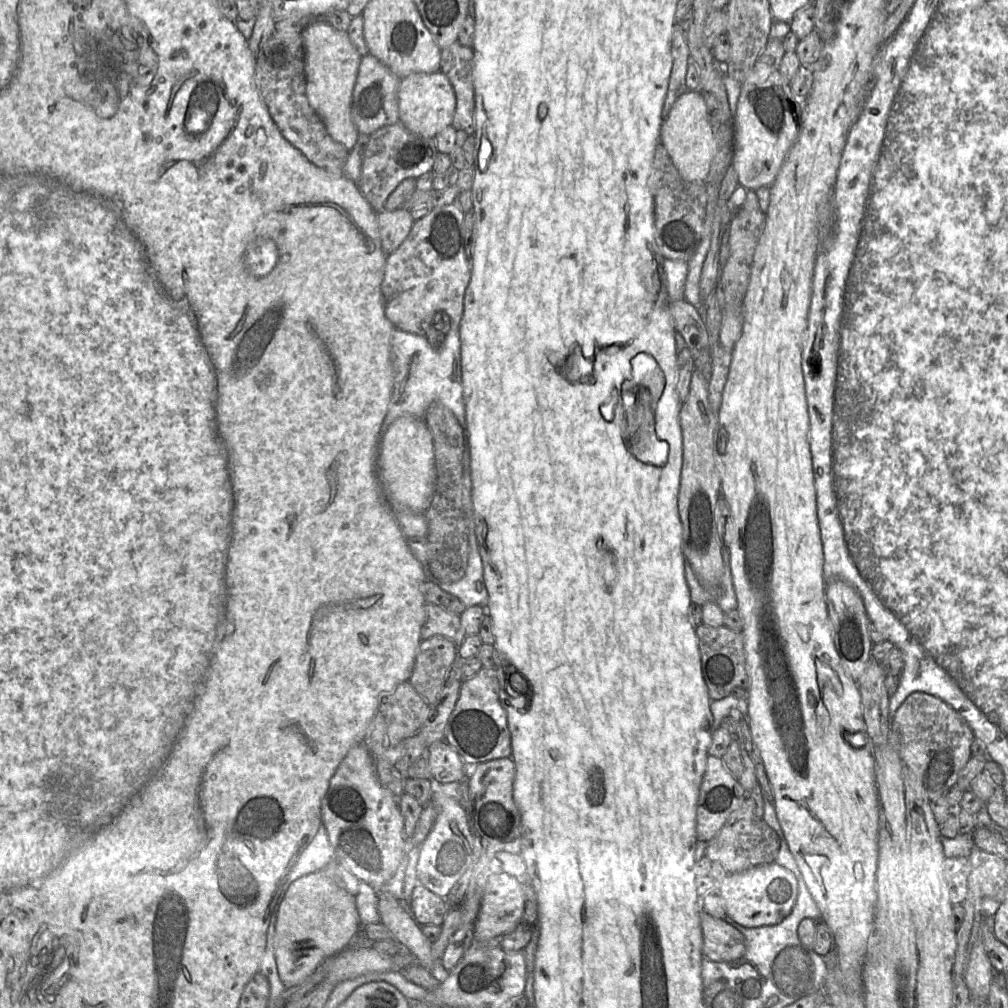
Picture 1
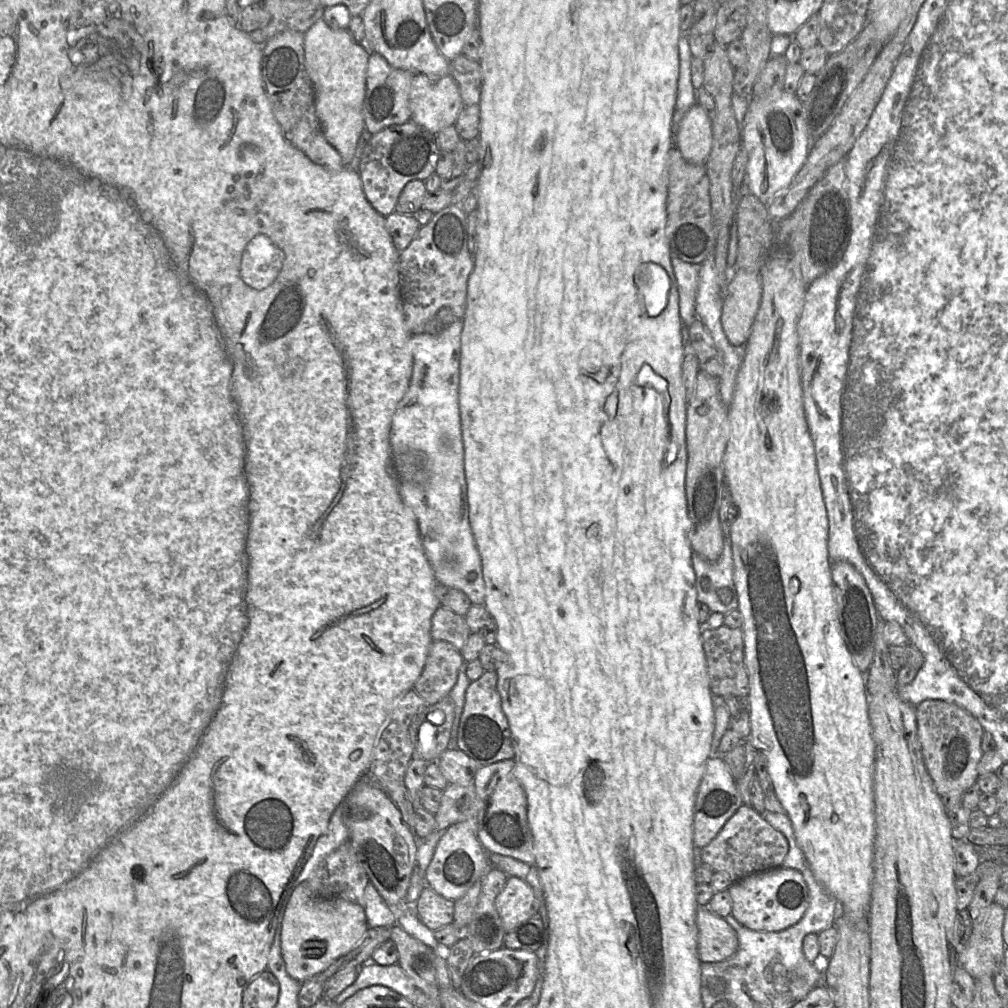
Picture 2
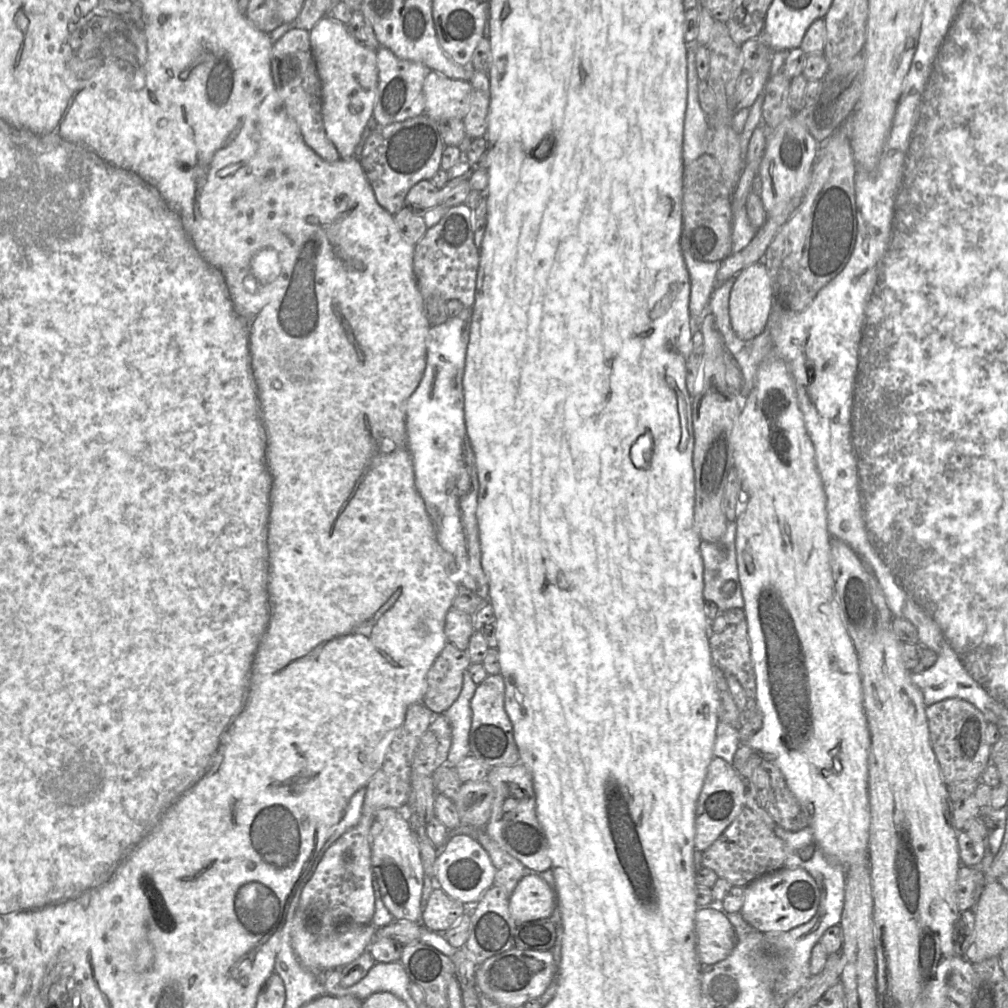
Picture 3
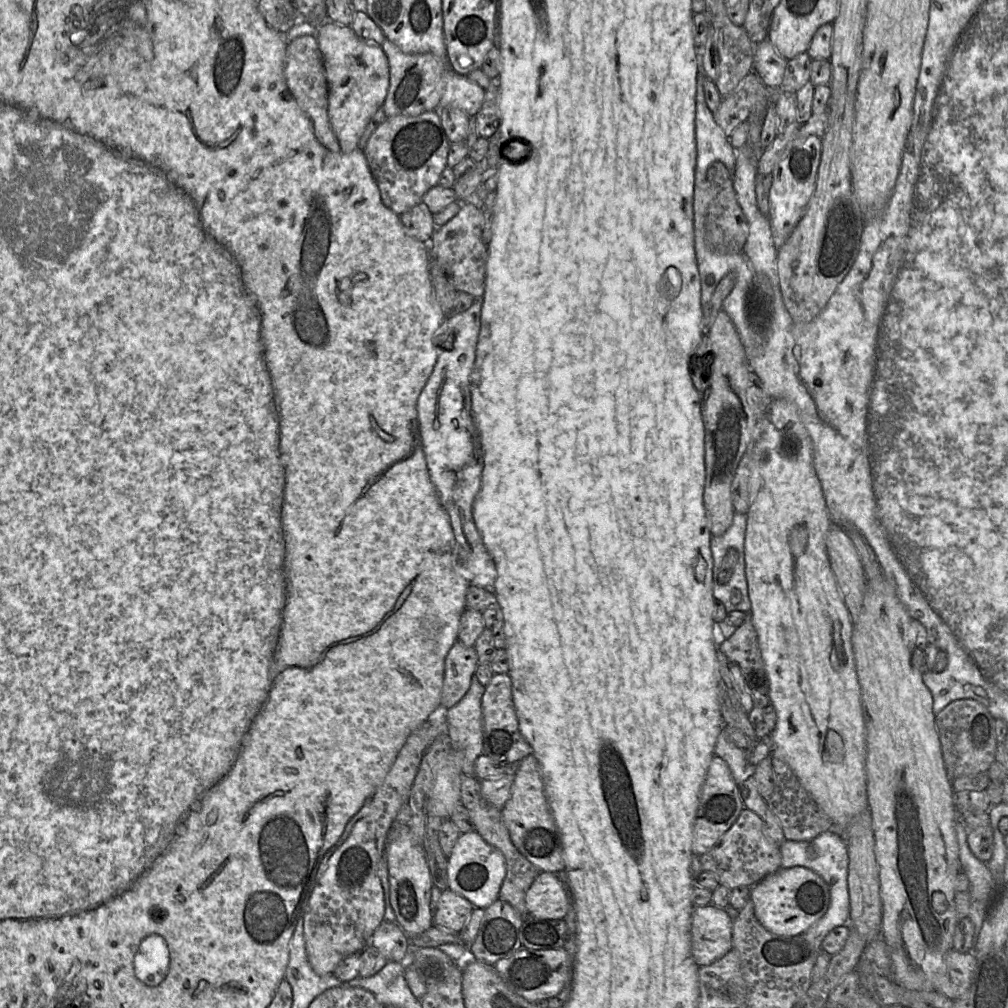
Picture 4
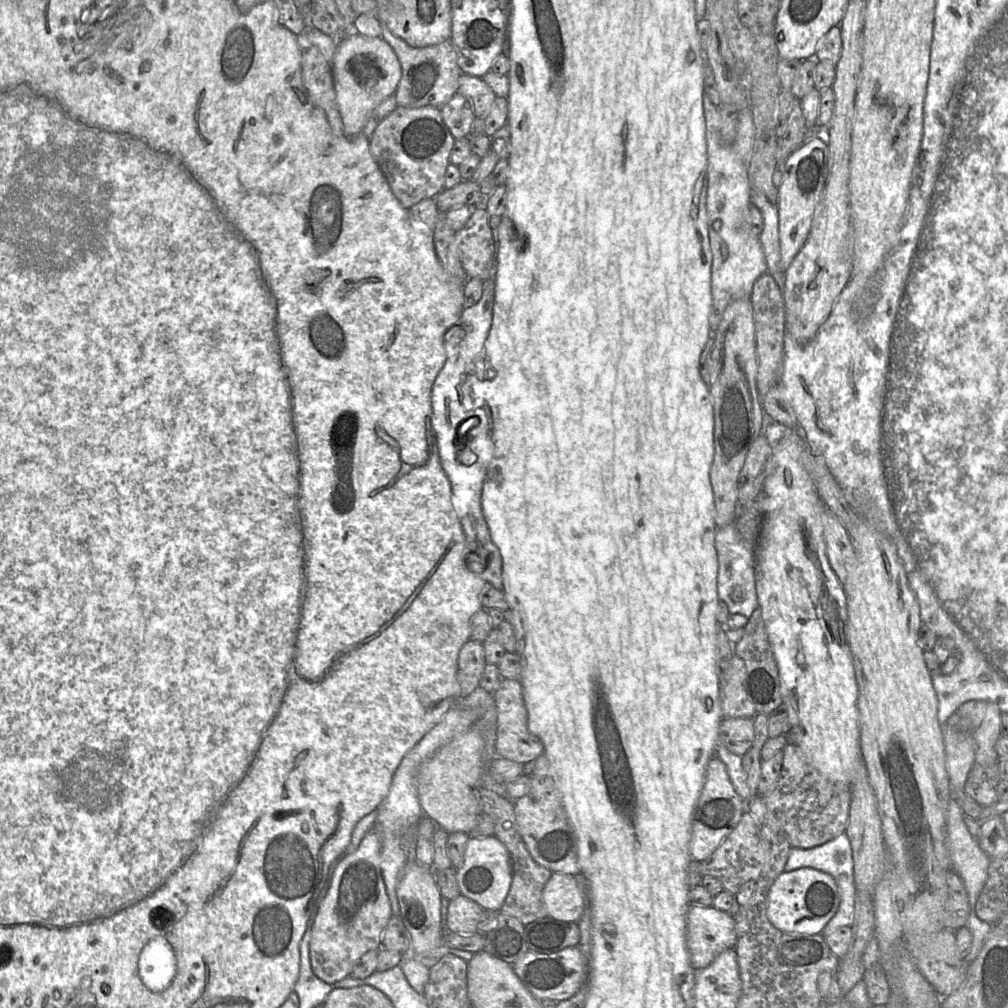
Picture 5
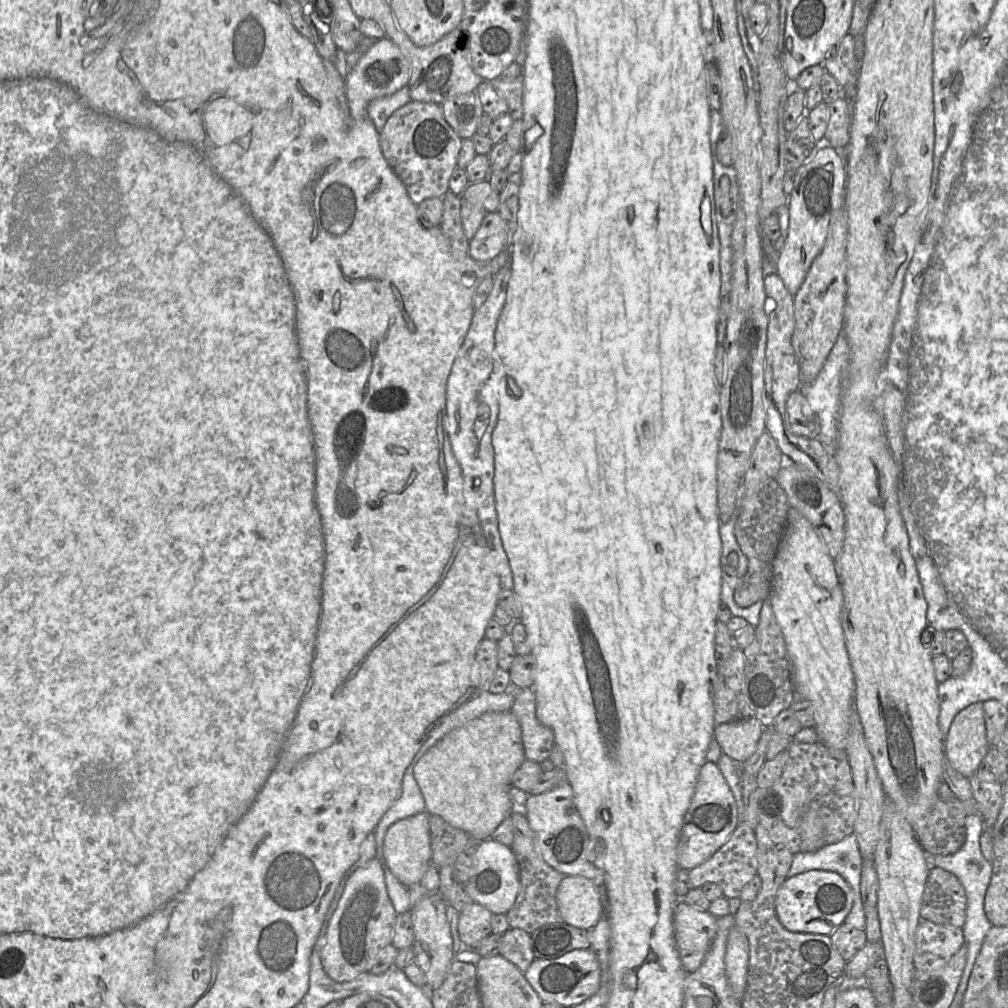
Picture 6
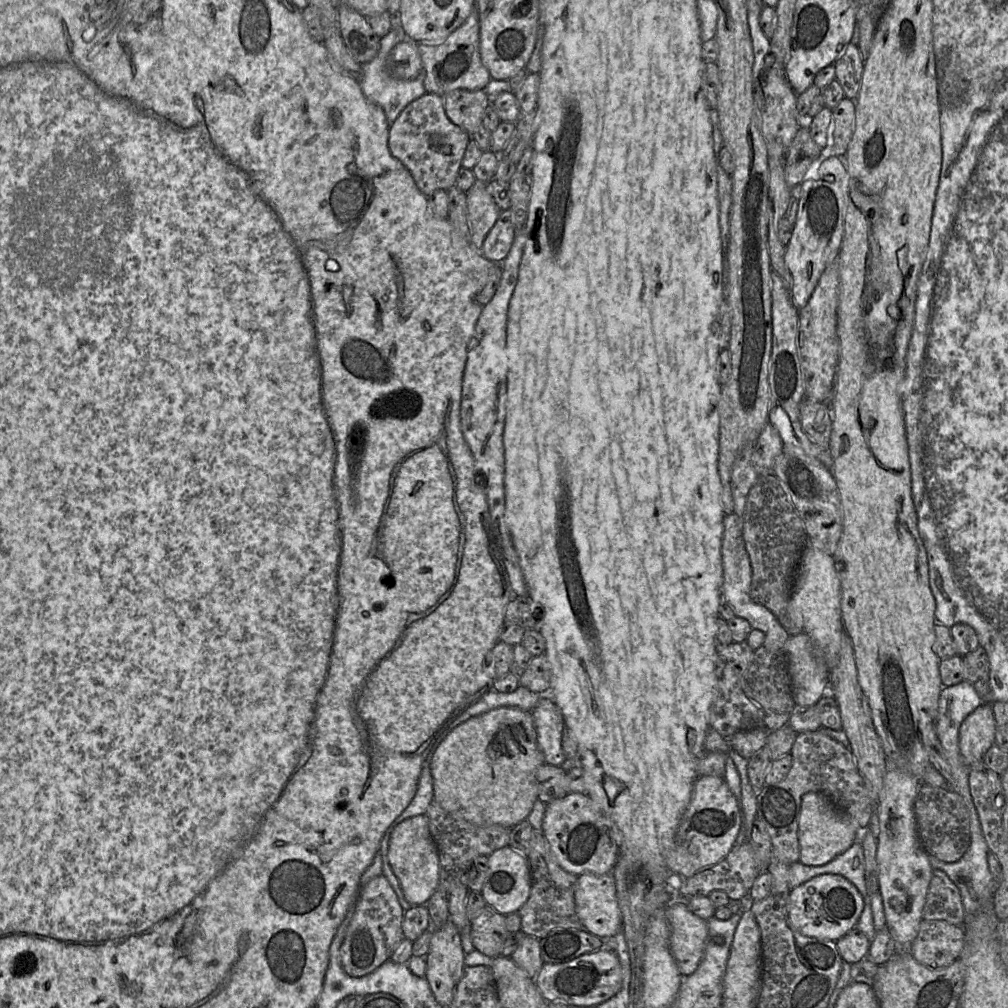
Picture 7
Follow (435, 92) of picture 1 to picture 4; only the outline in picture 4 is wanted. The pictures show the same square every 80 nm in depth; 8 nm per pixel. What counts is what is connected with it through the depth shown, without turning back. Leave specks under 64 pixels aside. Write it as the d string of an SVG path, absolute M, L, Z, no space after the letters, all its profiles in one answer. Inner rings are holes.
M448 68L443 74L443 93L439 108L452 107L473 117L481 108L485 89Z

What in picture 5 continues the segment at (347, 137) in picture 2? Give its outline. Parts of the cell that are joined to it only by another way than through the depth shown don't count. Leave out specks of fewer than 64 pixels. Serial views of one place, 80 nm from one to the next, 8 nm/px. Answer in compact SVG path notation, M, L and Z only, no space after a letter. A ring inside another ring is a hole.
M352 32L338 41L331 68L344 136L353 138L362 133L365 123L373 110L387 97L394 95L402 75L401 64L393 49L381 37L366 37Z

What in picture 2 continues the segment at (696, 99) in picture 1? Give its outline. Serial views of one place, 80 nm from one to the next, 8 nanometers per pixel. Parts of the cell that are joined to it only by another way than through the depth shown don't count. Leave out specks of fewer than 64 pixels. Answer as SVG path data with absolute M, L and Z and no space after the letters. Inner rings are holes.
M696 103L678 123L673 137L674 147L687 162L705 165L711 153L712 142L711 119Z

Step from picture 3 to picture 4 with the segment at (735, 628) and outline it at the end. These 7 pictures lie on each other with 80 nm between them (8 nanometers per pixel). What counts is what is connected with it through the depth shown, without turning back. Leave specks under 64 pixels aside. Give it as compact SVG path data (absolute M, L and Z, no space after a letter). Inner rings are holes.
M750 613L746 614L743 624L736 627L730 637L718 639L718 649L725 654L729 662L734 662L740 667L744 686L754 707L769 707L770 683Z

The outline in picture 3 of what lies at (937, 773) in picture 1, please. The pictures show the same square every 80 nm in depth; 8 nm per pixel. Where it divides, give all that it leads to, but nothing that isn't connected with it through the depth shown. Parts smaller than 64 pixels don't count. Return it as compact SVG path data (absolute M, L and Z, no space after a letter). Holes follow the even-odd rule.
M949 698L926 707L930 742L947 785L964 780L979 780L991 763L992 745L987 734L988 721L966 700Z

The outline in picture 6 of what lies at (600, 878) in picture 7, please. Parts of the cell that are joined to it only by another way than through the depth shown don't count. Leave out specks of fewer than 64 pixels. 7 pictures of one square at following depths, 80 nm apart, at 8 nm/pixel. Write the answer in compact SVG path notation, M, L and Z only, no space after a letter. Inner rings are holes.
M564 876L556 903L563 922L580 929L589 930L605 917L602 885L582 876Z

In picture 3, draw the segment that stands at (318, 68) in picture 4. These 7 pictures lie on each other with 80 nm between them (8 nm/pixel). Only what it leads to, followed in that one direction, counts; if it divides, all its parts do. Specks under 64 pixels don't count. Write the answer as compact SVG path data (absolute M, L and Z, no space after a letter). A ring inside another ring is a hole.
M291 27L279 39L273 40L270 53L271 81L278 99L291 118L304 143L320 158L335 162L340 155L328 138L322 117L322 89L311 50L310 31Z

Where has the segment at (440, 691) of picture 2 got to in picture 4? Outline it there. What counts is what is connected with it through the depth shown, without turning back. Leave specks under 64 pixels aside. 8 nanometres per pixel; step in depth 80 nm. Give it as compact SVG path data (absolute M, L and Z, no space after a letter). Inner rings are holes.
M455 642L444 662L443 686L440 700L441 710L450 709L467 693L479 665L474 647Z

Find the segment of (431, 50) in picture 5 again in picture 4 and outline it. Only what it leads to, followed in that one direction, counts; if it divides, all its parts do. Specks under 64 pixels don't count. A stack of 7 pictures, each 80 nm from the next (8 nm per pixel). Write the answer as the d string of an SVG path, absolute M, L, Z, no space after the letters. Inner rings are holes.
M387 38L381 48L389 64L389 87L382 105L386 118L400 115L418 116L439 108L443 93L443 74L448 69L447 62L431 53L404 53Z

